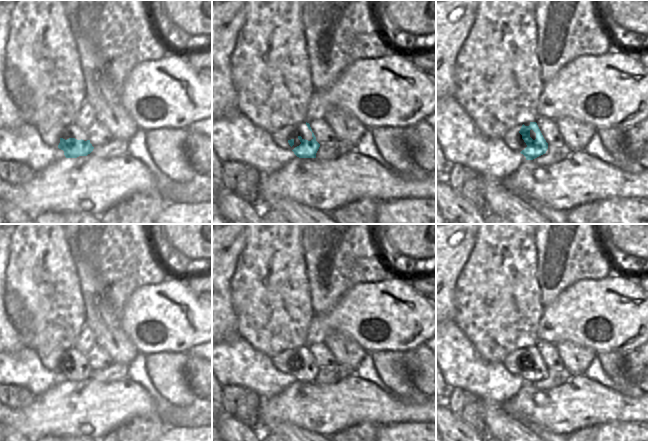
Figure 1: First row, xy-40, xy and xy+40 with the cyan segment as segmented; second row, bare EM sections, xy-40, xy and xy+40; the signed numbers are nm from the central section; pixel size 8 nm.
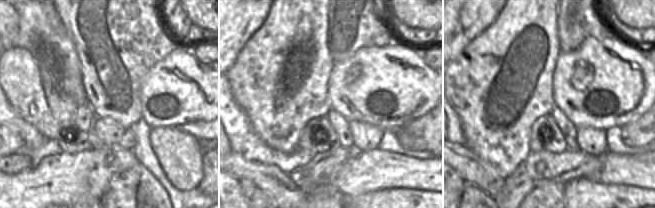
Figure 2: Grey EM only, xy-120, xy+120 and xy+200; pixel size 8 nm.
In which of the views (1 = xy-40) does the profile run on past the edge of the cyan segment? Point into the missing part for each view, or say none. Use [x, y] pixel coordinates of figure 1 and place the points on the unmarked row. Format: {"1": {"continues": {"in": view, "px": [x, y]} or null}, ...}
{"1": {"continues": null}}

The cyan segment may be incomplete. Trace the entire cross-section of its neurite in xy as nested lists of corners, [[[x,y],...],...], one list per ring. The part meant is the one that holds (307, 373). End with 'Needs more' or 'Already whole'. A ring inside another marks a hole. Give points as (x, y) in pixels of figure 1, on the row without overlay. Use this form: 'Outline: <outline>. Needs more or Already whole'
Outline: [[[312,356],[313,363],[311,365],[304,364],[301,360],[298,360],[301,368],[295,371],[292,375],[299,382],[316,382],[316,377],[320,371],[320,368],[316,365],[316,361]]]. Already whole.

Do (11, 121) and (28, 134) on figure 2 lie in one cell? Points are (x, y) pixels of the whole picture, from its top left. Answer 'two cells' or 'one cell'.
one cell

